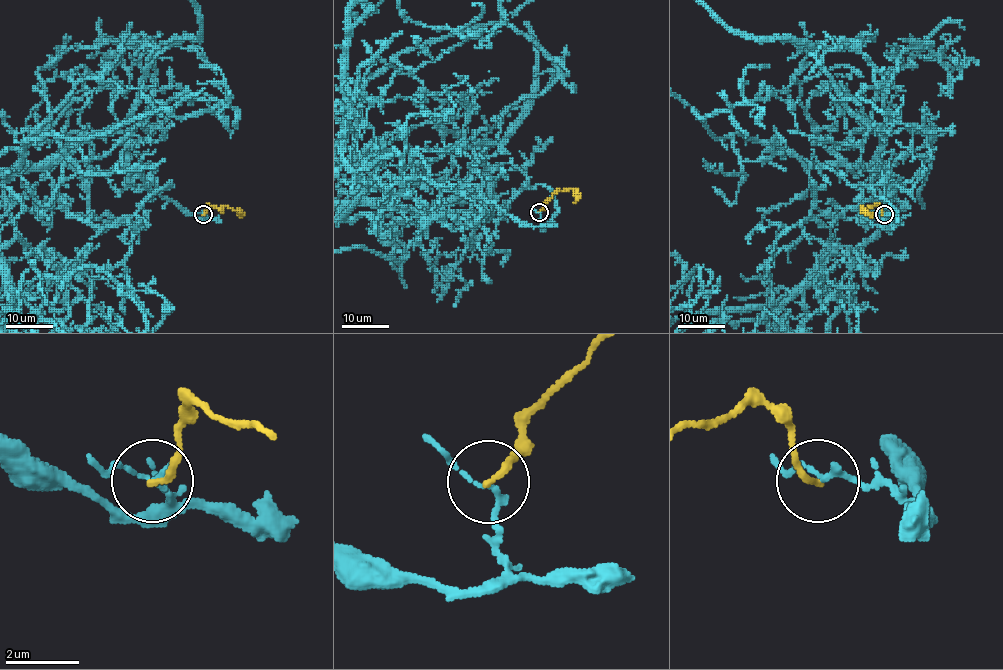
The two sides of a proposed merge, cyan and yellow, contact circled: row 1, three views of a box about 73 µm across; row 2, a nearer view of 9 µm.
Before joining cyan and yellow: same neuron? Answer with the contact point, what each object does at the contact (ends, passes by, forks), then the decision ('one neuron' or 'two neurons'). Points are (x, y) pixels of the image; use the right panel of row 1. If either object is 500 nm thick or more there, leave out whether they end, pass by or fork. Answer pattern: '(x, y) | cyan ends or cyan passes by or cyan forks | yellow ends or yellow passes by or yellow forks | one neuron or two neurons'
(884, 214) | cyan passes by | yellow ends | two neurons

